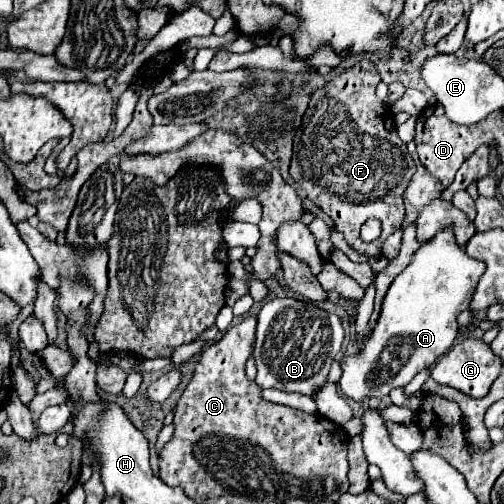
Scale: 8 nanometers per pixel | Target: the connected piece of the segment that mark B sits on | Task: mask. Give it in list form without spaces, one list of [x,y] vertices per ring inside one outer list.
[[[275,298],[263,304],[257,314],[257,336],[253,346],[253,358],[257,364],[257,386],[273,386],[285,392],[301,392],[313,396],[313,392],[327,382],[327,372],[343,344],[343,326],[337,314],[325,312],[313,304],[295,298]]]

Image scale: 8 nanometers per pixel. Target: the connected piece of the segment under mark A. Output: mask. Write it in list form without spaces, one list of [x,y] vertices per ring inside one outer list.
[[[443,230],[421,246],[411,264],[389,286],[375,328],[365,336],[357,354],[341,358],[339,388],[355,402],[385,398],[393,388],[403,388],[423,368],[433,366],[457,338],[457,316],[469,308],[473,290],[485,264],[469,258],[457,246],[453,232]]]

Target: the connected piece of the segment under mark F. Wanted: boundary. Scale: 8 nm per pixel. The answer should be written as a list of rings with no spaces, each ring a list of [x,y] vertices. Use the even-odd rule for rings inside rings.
[[[361,60],[353,68],[345,70],[331,82],[327,82],[323,88],[317,88],[311,94],[309,106],[303,114],[301,126],[293,140],[293,160],[289,174],[293,180],[305,190],[305,194],[327,214],[333,218],[335,228],[343,232],[345,240],[357,250],[371,256],[381,254],[381,244],[397,230],[401,228],[401,222],[405,218],[405,206],[403,206],[403,192],[415,174],[415,162],[411,154],[407,152],[405,142],[397,136],[393,112],[387,104],[383,104],[375,96],[375,88],[381,82],[377,70],[371,62]],[[369,218],[379,218],[383,222],[383,232],[379,240],[367,244],[359,238],[359,230]]]

